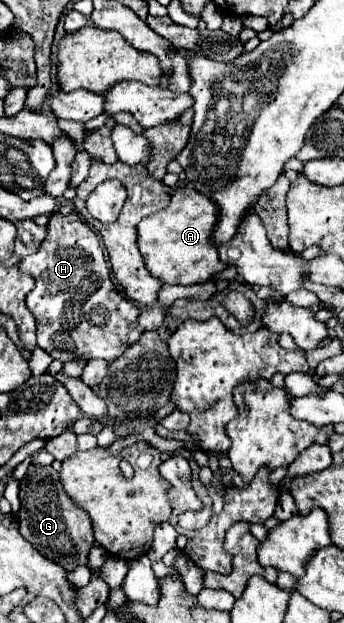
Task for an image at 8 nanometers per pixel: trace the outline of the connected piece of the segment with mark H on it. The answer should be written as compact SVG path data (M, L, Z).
M71 211L69 215L61 213L51 215L47 229L49 229L47 239L41 243L39 251L25 257L19 265L21 271L33 275L35 279L35 289L27 295L25 301L31 315L37 319L37 345L45 349L53 359L59 359L63 363L73 361L77 357L83 357L85 361L89 359L115 361L143 333L141 327L137 325L139 307L115 289L109 277L109 267L105 263L99 237L91 231L91 227L83 221L83 217L77 211Z

